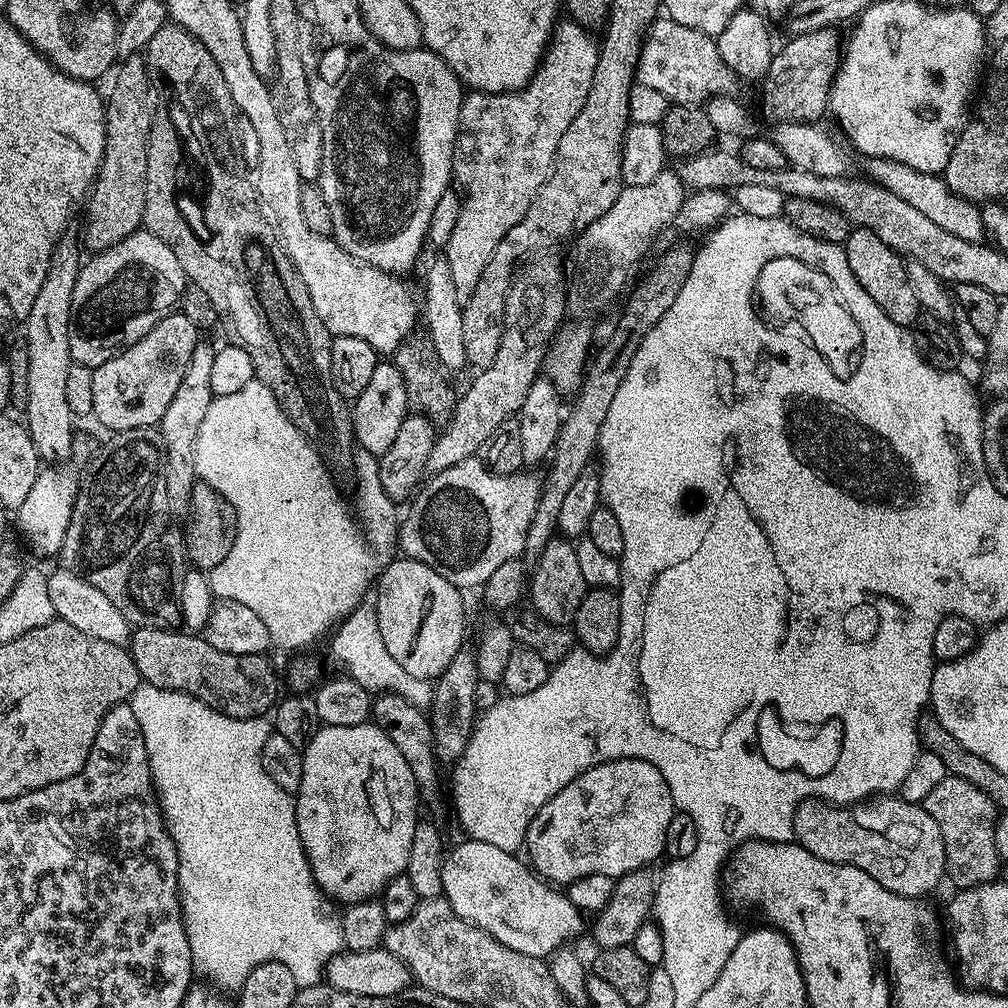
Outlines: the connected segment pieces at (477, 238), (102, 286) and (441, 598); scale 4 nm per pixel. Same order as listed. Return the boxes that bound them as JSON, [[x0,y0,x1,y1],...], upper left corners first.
[[442,18,600,302],[70,230,186,369],[374,558,465,681]]

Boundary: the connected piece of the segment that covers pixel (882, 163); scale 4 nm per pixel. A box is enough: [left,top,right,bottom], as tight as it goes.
[867,160,986,241]

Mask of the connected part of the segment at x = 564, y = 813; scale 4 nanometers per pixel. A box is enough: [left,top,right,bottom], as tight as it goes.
[524,760,673,886]

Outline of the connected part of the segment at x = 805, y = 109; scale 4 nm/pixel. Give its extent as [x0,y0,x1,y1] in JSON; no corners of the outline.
[762,28,842,122]

